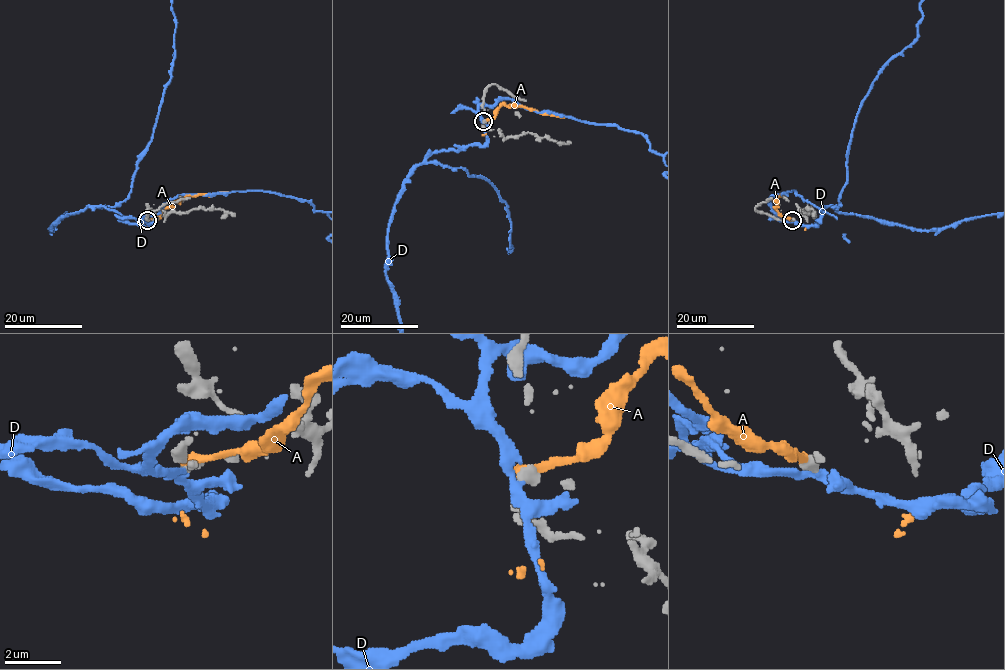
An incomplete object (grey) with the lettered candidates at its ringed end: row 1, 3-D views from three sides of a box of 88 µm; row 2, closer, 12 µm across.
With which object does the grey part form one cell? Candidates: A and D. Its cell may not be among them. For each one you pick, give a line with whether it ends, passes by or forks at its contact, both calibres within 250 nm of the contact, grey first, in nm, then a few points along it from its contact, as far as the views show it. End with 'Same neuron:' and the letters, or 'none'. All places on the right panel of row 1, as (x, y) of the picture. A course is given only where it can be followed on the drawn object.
Same neuron: none

